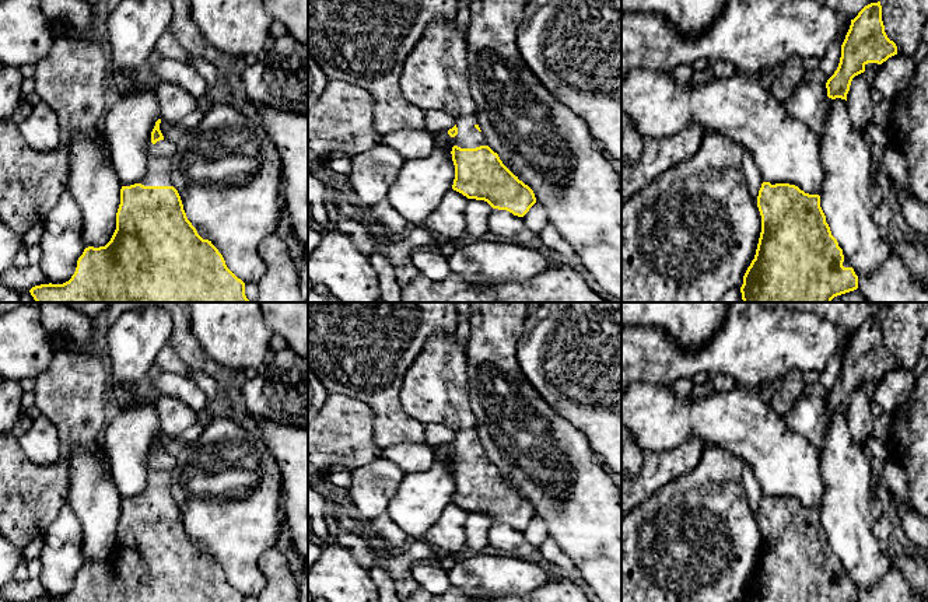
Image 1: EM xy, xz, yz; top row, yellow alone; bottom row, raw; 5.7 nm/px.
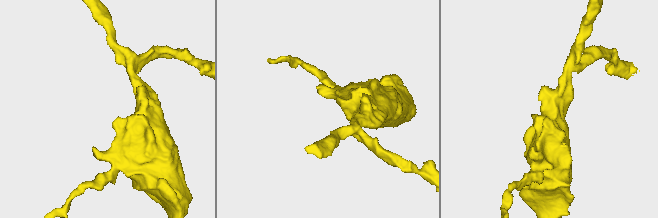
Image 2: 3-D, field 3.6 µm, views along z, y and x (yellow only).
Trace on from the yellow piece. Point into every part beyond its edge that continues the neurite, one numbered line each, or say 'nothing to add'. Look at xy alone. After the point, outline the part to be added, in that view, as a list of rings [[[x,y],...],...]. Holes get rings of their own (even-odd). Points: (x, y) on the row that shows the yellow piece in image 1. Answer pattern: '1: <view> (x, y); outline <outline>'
1: xy (158, 170); outline [[[160,140],[150,148],[146,175],[133,183],[122,183],[130,186],[141,183],[144,186],[174,186],[171,181],[171,162],[176,151],[176,144],[168,140]]]

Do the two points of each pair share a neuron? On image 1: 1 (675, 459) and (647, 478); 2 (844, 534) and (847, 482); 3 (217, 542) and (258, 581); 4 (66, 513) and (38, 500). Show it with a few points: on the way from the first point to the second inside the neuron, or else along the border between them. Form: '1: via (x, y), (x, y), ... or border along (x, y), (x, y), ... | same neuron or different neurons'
1: via (668, 465), (661, 466), (654, 473) | same neuron
2: via (847, 521), (847, 494) | same neuron
3: via (227, 552), (248, 573) | same neuron
4: border along (66, 500), (42, 536) | different neurons

